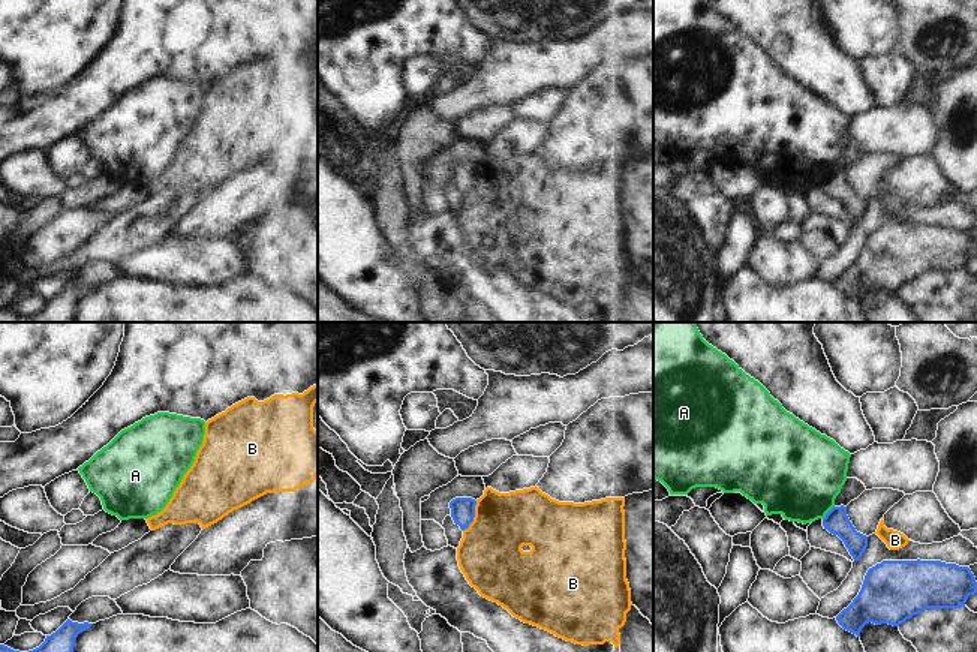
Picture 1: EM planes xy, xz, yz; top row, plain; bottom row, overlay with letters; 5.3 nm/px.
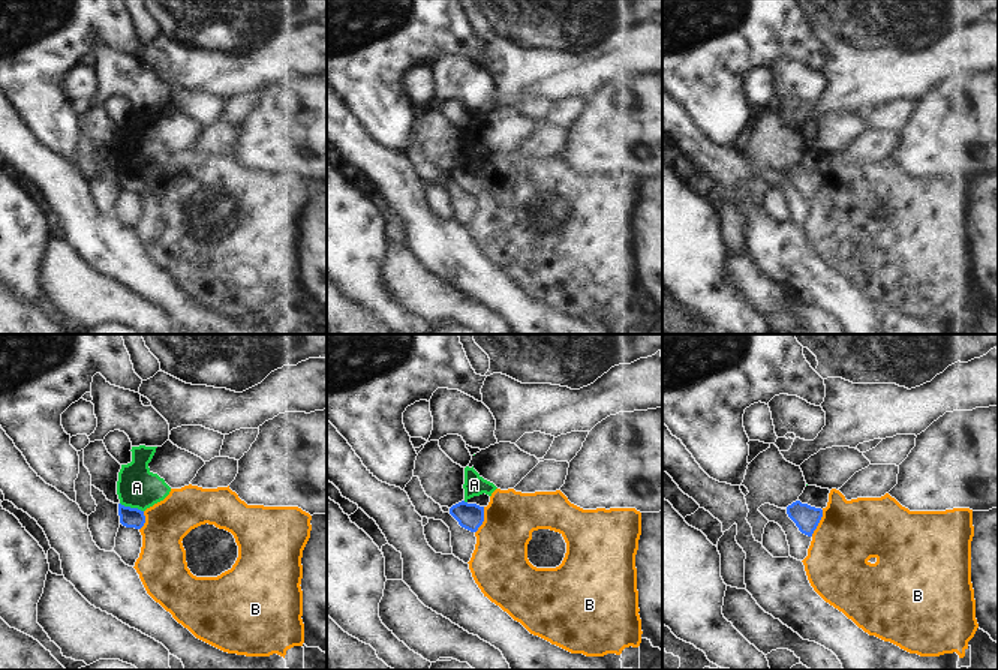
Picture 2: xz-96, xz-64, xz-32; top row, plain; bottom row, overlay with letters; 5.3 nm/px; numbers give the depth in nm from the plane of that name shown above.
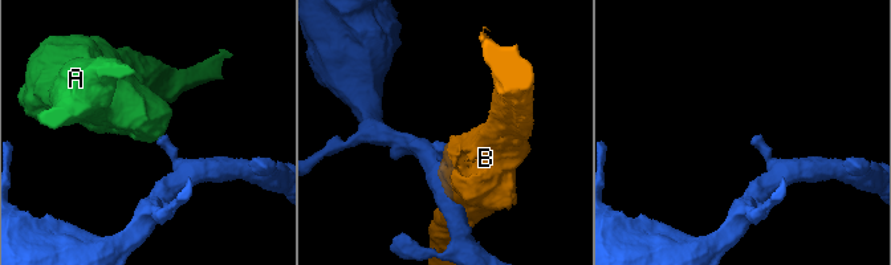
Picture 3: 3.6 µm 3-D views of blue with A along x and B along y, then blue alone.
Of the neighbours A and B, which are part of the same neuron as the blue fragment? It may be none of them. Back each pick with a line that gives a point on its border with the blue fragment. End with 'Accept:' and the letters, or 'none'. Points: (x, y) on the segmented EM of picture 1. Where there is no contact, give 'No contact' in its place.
Accept: none.

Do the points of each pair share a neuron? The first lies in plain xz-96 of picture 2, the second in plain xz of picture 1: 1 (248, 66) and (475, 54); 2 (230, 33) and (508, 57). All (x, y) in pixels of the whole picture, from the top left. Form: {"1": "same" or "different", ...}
{"1": "different", "2": "different"}

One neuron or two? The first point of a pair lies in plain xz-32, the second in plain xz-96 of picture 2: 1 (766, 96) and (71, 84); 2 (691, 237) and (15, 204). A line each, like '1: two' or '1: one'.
1: one
2: one

